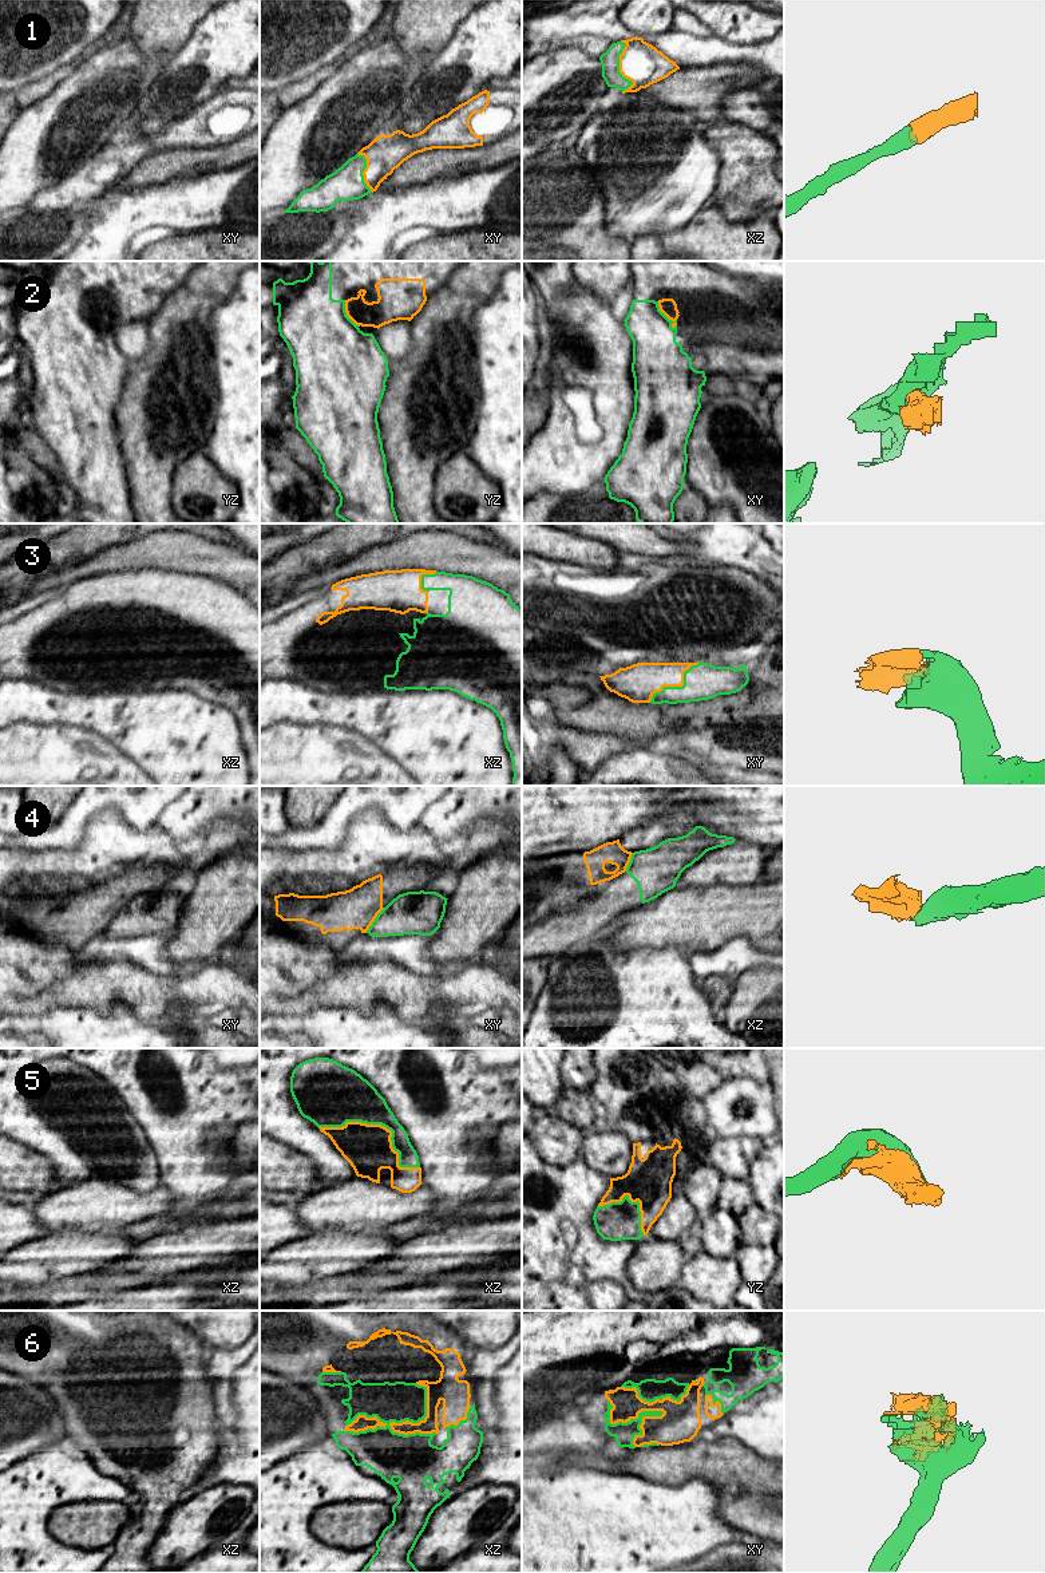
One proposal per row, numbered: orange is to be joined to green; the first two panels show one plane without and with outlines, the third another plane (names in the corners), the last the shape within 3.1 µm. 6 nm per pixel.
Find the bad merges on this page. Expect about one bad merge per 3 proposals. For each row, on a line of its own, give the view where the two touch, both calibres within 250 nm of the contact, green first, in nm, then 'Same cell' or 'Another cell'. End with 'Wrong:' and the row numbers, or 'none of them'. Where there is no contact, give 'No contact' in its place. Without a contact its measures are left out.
1: Touches green in xz. Thickness 110 nm (green) against 240 nm. Same cell
2: Touches green in xy. Thickness 280 nm (green) against 100 nm. Same cell
3: Touches green in xy. Thickness 220 nm (green) against 220 nm. Same cell
4: Touches green in xy. Thickness 260 nm (green) against 240 nm. Another cell
5: Touches green in xz. Thickness 280 nm (green) against 280 nm. Same cell
6: Touches green in xz. Thickness 280 nm (green) against 100 nm. Same cell
Wrong: 4

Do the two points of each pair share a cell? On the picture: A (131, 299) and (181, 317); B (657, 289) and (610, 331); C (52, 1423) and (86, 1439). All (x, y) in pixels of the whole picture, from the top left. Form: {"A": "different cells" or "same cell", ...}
{"A": "different cells", "B": "different cells", "C": "different cells"}

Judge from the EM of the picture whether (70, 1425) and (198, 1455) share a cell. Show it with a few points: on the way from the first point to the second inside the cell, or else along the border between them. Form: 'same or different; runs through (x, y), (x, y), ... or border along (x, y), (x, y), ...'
same; runs through (103, 1418), (113, 1423), (154, 1423), (170, 1430)

